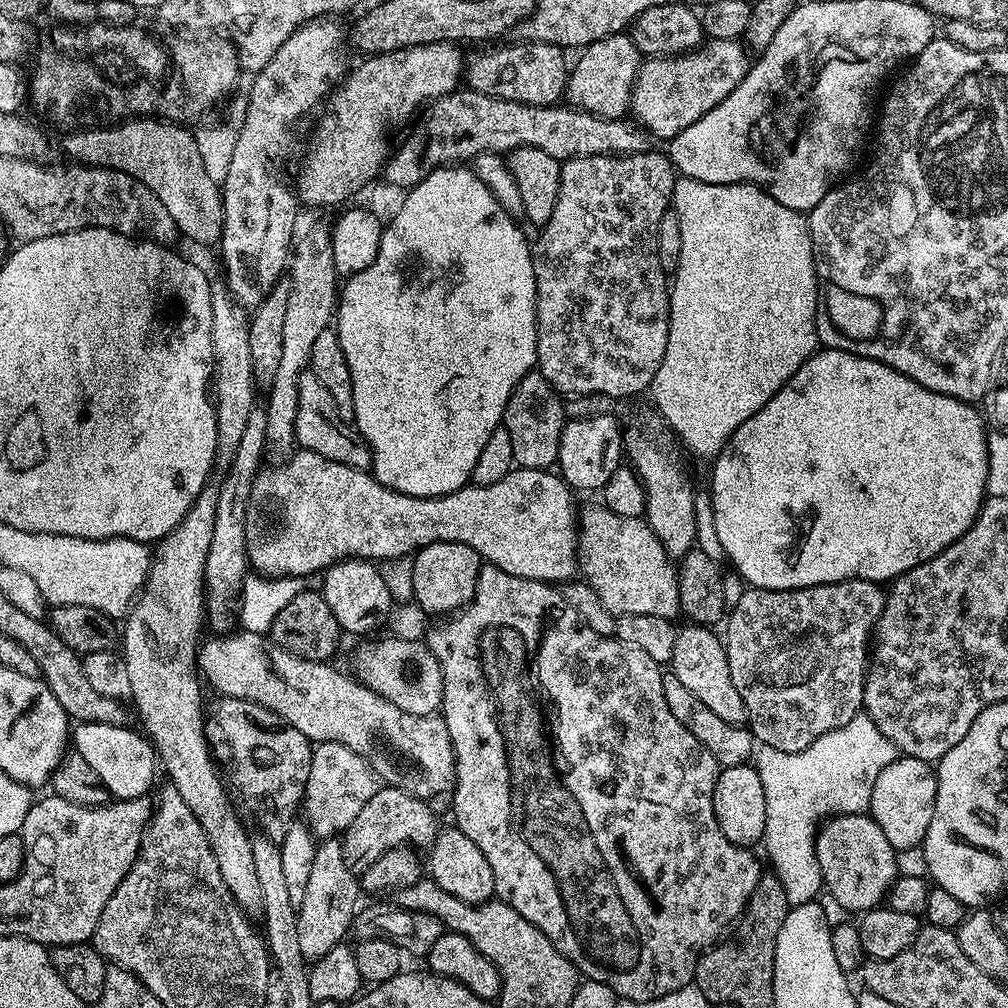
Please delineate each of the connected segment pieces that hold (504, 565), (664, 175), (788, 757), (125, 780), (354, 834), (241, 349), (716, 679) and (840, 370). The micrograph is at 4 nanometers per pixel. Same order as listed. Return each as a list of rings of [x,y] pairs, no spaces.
[[[307,450],[297,451],[297,456],[293,460],[288,460],[285,464],[280,464],[277,468],[261,467],[256,476],[255,488],[251,494],[251,506],[249,508],[248,534],[248,562],[249,565],[259,575],[265,578],[279,578],[282,576],[302,576],[312,578],[312,575],[323,573],[332,567],[333,564],[341,560],[392,560],[395,556],[411,557],[420,552],[426,546],[434,542],[458,542],[473,548],[480,555],[481,561],[493,564],[498,570],[506,570],[506,574],[514,574],[518,578],[527,580],[537,580],[543,584],[553,586],[561,582],[568,582],[573,579],[572,575],[578,572],[578,507],[573,489],[569,488],[563,476],[547,468],[521,468],[513,467],[511,472],[506,474],[498,482],[490,486],[465,486],[456,492],[451,492],[445,496],[407,496],[401,492],[396,492],[392,488],[380,483],[371,471],[362,468],[351,468],[342,466],[342,462],[330,462],[330,458],[322,458],[322,454],[314,454]]]
[[[649,150],[632,155],[604,155],[575,157],[563,161],[560,170],[560,193],[558,206],[550,216],[550,222],[544,224],[540,237],[534,240],[532,265],[536,279],[536,368],[546,377],[552,387],[561,394],[581,396],[582,394],[606,394],[623,398],[636,396],[640,391],[651,389],[654,374],[662,366],[666,354],[666,342],[670,330],[670,280],[660,261],[658,238],[664,215],[672,208],[672,191],[676,185],[678,173],[663,151]]]
[[[867,714],[850,718],[846,726],[822,734],[806,750],[801,752],[783,752],[773,748],[761,747],[754,756],[754,767],[758,778],[762,778],[762,794],[766,794],[766,830],[762,848],[768,851],[768,860],[772,863],[771,871],[782,882],[786,890],[789,905],[811,904],[821,895],[824,879],[818,866],[816,853],[816,834],[818,825],[825,818],[833,816],[863,816],[871,809],[874,782],[878,774],[898,758],[894,742],[874,726]]]
[[[77,723],[70,736],[75,751],[80,752],[86,762],[90,762],[90,770],[94,770],[98,778],[102,778],[116,800],[149,795],[153,791],[152,779],[156,776],[156,768],[158,772],[156,749],[139,731],[136,733],[128,727],[124,724]]]
[[[377,787],[374,798],[370,798],[370,802],[362,806],[358,818],[354,818],[354,822],[350,822],[350,826],[342,833],[344,857],[357,874],[378,862],[378,858],[382,858],[382,854],[386,854],[391,848],[411,846],[416,850],[428,850],[436,843],[438,825],[436,816],[432,813],[433,805],[412,796],[402,788],[387,787]]]
[[[221,286],[215,289],[212,296],[214,302],[214,322],[212,323],[212,351],[214,353],[214,361],[216,360],[216,368],[214,364],[214,376],[220,379],[220,400],[218,396],[218,429],[217,439],[221,445],[229,444],[229,449],[236,449],[238,444],[242,442],[242,434],[246,434],[246,424],[250,418],[250,414],[257,407],[256,391],[258,385],[256,382],[256,374],[254,370],[255,358],[250,346],[250,334],[252,330],[252,321],[250,312],[245,305],[239,303],[236,297],[228,290],[227,287]]]
[[[689,623],[688,628],[681,627],[676,633],[674,654],[670,661],[670,672],[703,702],[713,714],[718,714],[731,724],[748,724],[748,711],[746,702],[742,702],[742,694],[734,687],[734,678],[730,678],[730,662],[728,652],[724,649],[724,641],[719,635],[715,636],[711,627],[703,624]]]
[[[817,354],[808,359],[798,372],[786,382],[782,390],[758,414],[754,414],[752,420],[742,422],[738,426],[736,435],[724,445],[718,458],[711,461],[712,467],[712,528],[720,539],[720,548],[728,555],[728,560],[733,564],[735,571],[753,588],[813,588],[819,584],[833,584],[839,580],[874,580],[877,582],[891,582],[897,575],[910,570],[913,564],[926,562],[929,556],[937,556],[946,546],[950,546],[953,540],[957,540],[961,532],[966,531],[970,524],[976,521],[976,514],[981,504],[986,499],[986,427],[983,419],[976,420],[976,416],[970,410],[969,405],[960,403],[959,400],[949,396],[929,394],[918,382],[904,379],[900,372],[891,371],[885,364],[875,363],[865,356],[850,356],[847,354]]]

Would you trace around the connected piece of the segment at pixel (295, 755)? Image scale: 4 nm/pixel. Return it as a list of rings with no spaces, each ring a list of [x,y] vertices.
[[[229,696],[223,697],[219,702],[221,704],[216,704],[213,708],[211,705],[206,712],[204,731],[208,734],[208,743],[221,761],[228,760],[227,779],[230,784],[232,779],[231,787],[240,791],[245,806],[253,812],[253,822],[264,831],[261,833],[267,839],[278,842],[286,838],[286,830],[290,830],[292,821],[297,819],[301,811],[306,782],[310,778],[313,741],[308,740],[302,730],[294,730],[294,726],[274,714],[274,710],[266,710],[266,706],[258,706],[249,700]]]

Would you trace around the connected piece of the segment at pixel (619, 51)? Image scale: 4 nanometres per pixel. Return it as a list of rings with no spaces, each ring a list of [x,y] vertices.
[[[631,35],[602,38],[589,44],[579,56],[580,61],[577,64],[575,61],[570,68],[567,103],[603,119],[618,120],[627,117],[632,107],[632,88],[636,85],[636,76],[642,65],[642,53],[636,49]]]

